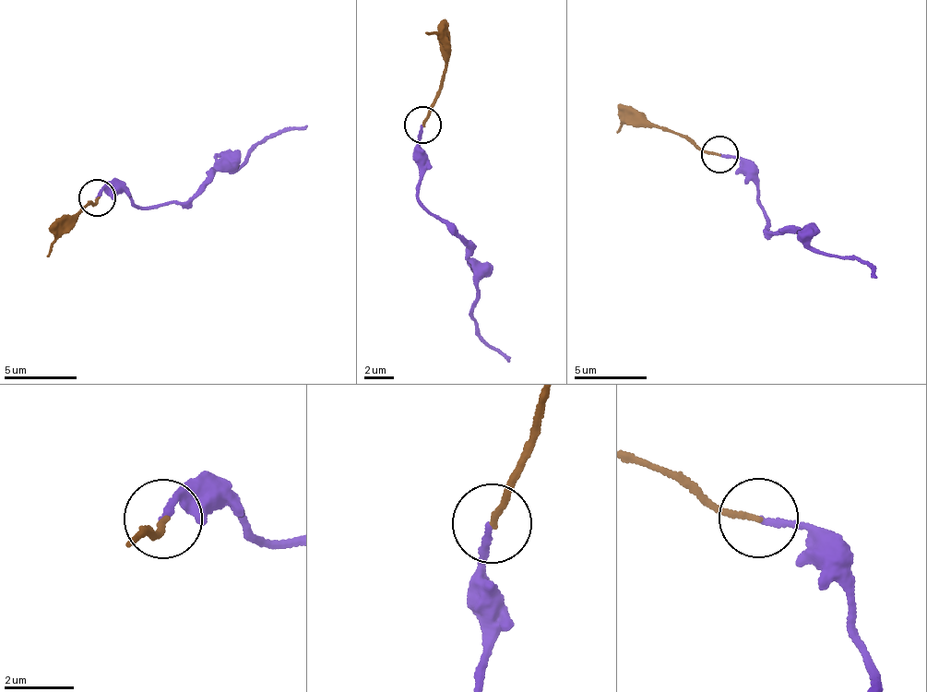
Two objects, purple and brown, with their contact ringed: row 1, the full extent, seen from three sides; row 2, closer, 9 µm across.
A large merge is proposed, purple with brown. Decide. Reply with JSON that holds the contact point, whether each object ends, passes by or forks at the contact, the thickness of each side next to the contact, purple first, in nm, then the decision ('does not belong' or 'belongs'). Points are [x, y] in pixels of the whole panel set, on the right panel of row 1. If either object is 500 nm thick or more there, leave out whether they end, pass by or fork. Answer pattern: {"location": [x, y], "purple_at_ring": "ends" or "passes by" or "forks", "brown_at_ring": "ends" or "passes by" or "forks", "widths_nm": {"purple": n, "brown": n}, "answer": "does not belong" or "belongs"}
{"location": [719, 154], "purple_at_ring": "ends", "brown_at_ring": "ends", "widths_nm": {"purple": 160, "brown": 150}, "answer": "belongs"}

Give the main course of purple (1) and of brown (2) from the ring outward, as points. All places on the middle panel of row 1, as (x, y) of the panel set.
1: (422, 125), (416, 155), (419, 197), (469, 248), (477, 287), (474, 329), (511, 359)
2: (422, 125), (444, 77), (444, 40), (425, 34)

